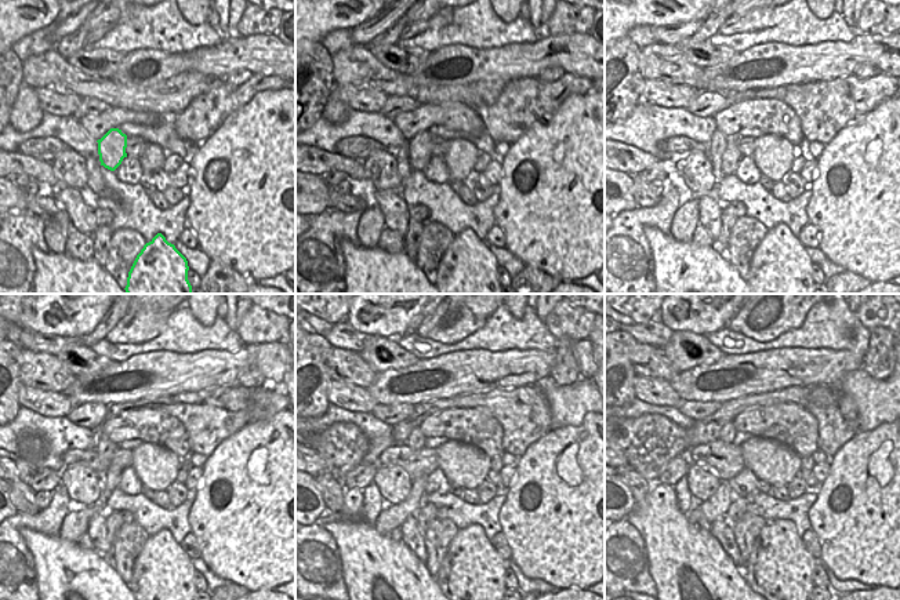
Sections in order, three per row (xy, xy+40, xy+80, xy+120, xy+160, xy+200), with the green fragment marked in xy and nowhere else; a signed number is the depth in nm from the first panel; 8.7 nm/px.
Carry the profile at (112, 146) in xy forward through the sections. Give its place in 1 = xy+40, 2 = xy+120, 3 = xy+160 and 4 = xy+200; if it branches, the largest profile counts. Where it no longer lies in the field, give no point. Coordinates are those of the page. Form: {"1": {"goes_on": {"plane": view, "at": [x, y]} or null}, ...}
{"1": {"goes_on": {"plane": "xy+40", "at": [420, 146]}}, "2": {"goes_on": {"plane": "xy+120", "at": [113, 473]}}, "3": {"goes_on": {"plane": "xy+160", "at": [410, 505]}}, "4": {"goes_on": {"plane": "xy+200", "at": [717, 506]}}}

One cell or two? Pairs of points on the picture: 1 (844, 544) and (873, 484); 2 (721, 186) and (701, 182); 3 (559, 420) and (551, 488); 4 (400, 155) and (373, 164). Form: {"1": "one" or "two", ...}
{"1": "one", "2": "two", "3": "two", "4": "two"}

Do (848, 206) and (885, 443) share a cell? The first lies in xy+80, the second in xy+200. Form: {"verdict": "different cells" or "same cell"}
{"verdict": "same cell"}

